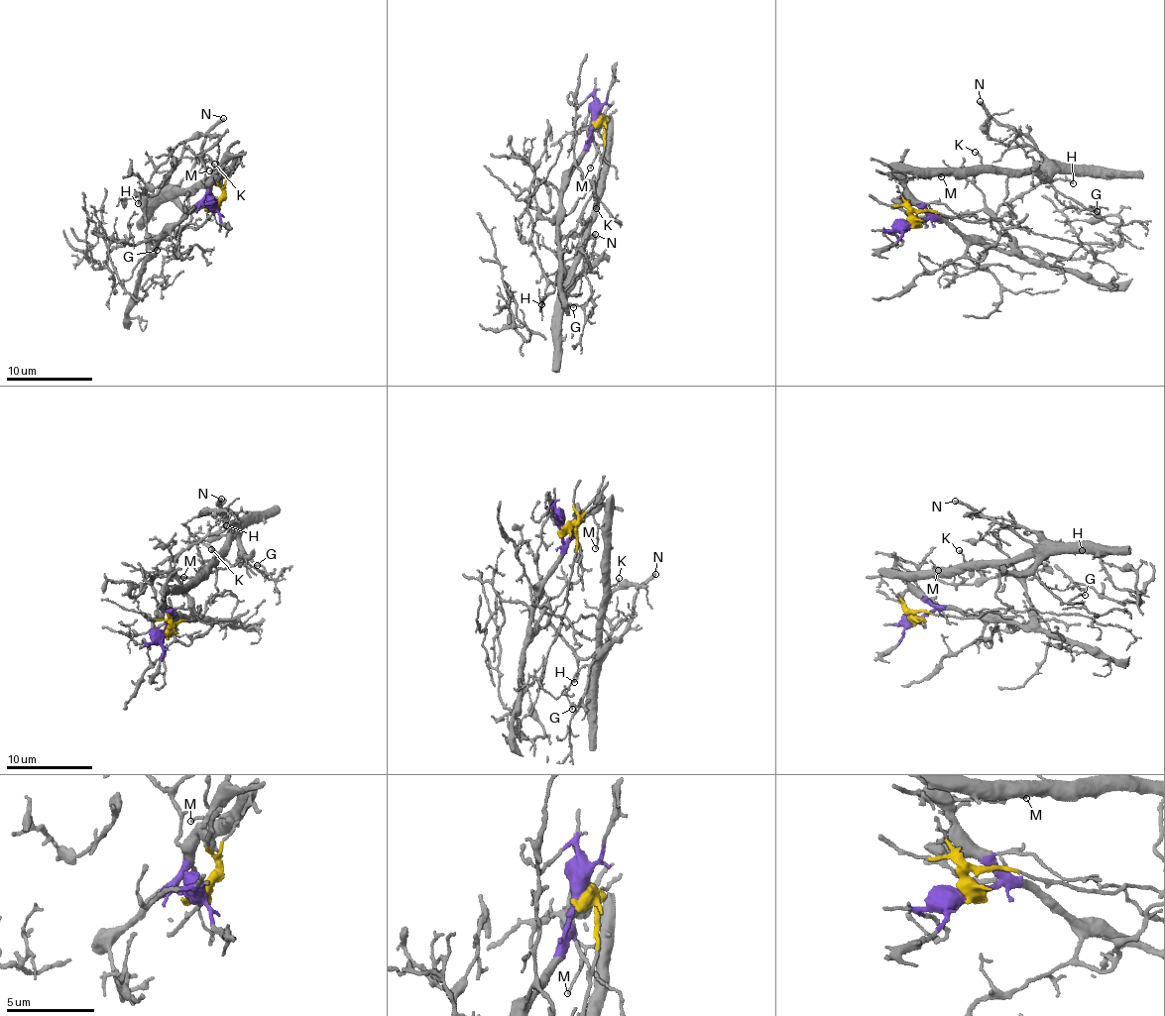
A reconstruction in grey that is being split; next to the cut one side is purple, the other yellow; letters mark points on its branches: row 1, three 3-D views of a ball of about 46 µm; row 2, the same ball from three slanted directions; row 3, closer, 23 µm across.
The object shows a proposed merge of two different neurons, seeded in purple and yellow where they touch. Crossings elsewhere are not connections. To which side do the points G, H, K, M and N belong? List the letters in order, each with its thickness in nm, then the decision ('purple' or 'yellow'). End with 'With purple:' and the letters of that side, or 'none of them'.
G: 130 nm | yellow
H: 130 nm | purple
K: 140 nm | yellow
M: 130 nm | yellow
N: 300 nm | yellow
With purple: H

